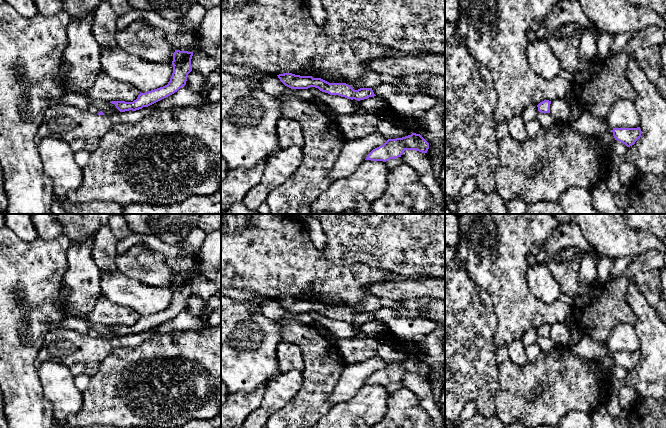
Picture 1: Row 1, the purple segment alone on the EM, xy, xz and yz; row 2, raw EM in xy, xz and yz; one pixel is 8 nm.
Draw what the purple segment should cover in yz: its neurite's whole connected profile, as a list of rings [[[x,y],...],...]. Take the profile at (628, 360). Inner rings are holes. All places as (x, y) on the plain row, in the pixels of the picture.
[[[640,351],[637,352],[613,352],[612,354],[615,364],[630,371],[640,363],[642,355]]]

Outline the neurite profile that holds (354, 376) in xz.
[[[378,355],[362,362],[345,364],[333,392],[328,400],[332,405],[348,401],[366,383],[375,372],[383,369],[387,363]]]

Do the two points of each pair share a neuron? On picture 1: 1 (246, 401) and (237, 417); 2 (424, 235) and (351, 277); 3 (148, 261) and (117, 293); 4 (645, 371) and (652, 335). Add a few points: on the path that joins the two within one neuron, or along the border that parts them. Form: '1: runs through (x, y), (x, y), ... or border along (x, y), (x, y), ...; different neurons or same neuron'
1: runs through (242, 405), (237, 410), (237, 413); same neuron
2: border along (347, 265), (362, 263), (385, 268), (389, 271); different neurons
3: border along (117, 269), (130, 278), (153, 286); different neurons
4: runs through (652, 362), (652, 344); same neuron

